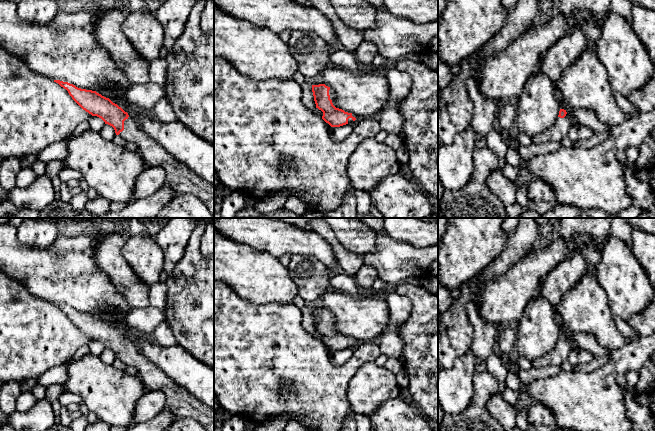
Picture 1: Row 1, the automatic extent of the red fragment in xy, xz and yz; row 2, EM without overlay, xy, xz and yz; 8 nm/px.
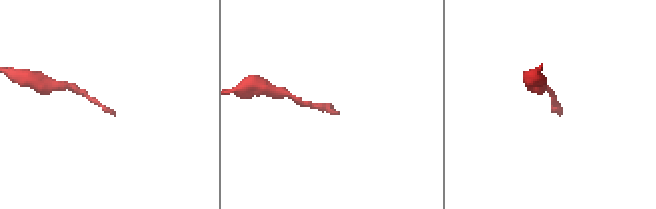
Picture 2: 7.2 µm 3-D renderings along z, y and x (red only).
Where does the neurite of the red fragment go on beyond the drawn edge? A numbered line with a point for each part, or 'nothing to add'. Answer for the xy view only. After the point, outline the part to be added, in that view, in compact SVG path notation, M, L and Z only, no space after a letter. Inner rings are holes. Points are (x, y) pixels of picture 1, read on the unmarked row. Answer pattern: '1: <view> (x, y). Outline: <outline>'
1: xy (179, 402). Outline: M133 341L124 345L124 354L119 360L137 369L146 391L161 391L165 395L163 411L169 412L173 420L189 417L200 422L207 431L214 431L214 409L174 382L142 355Z

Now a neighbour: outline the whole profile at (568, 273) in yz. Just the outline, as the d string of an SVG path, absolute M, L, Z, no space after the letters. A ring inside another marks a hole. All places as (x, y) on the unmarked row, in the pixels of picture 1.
M573 252L543 279L541 296L557 308L563 295L573 288L587 273L587 262L579 252Z

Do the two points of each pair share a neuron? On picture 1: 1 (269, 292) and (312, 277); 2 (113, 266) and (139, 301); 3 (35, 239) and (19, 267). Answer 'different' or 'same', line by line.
1: different
2: same
3: different

